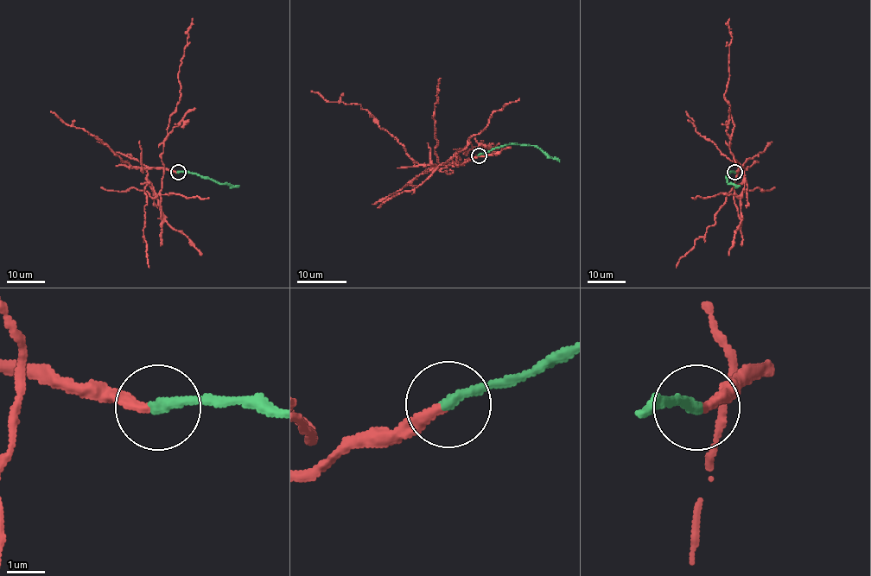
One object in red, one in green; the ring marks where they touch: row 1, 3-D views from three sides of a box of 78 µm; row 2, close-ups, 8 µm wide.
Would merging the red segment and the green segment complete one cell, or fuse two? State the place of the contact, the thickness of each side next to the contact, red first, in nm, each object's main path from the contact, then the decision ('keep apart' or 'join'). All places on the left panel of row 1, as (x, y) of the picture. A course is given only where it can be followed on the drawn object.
(178, 172) | 240/300 nm | red via (177, 172), (146, 169), (147, 179), (157, 195), (164, 165), (163, 142), (181, 96), (178, 72), (193, 18) | green via (177, 172), (190, 172), (223, 183), (239, 185) | keep apart

